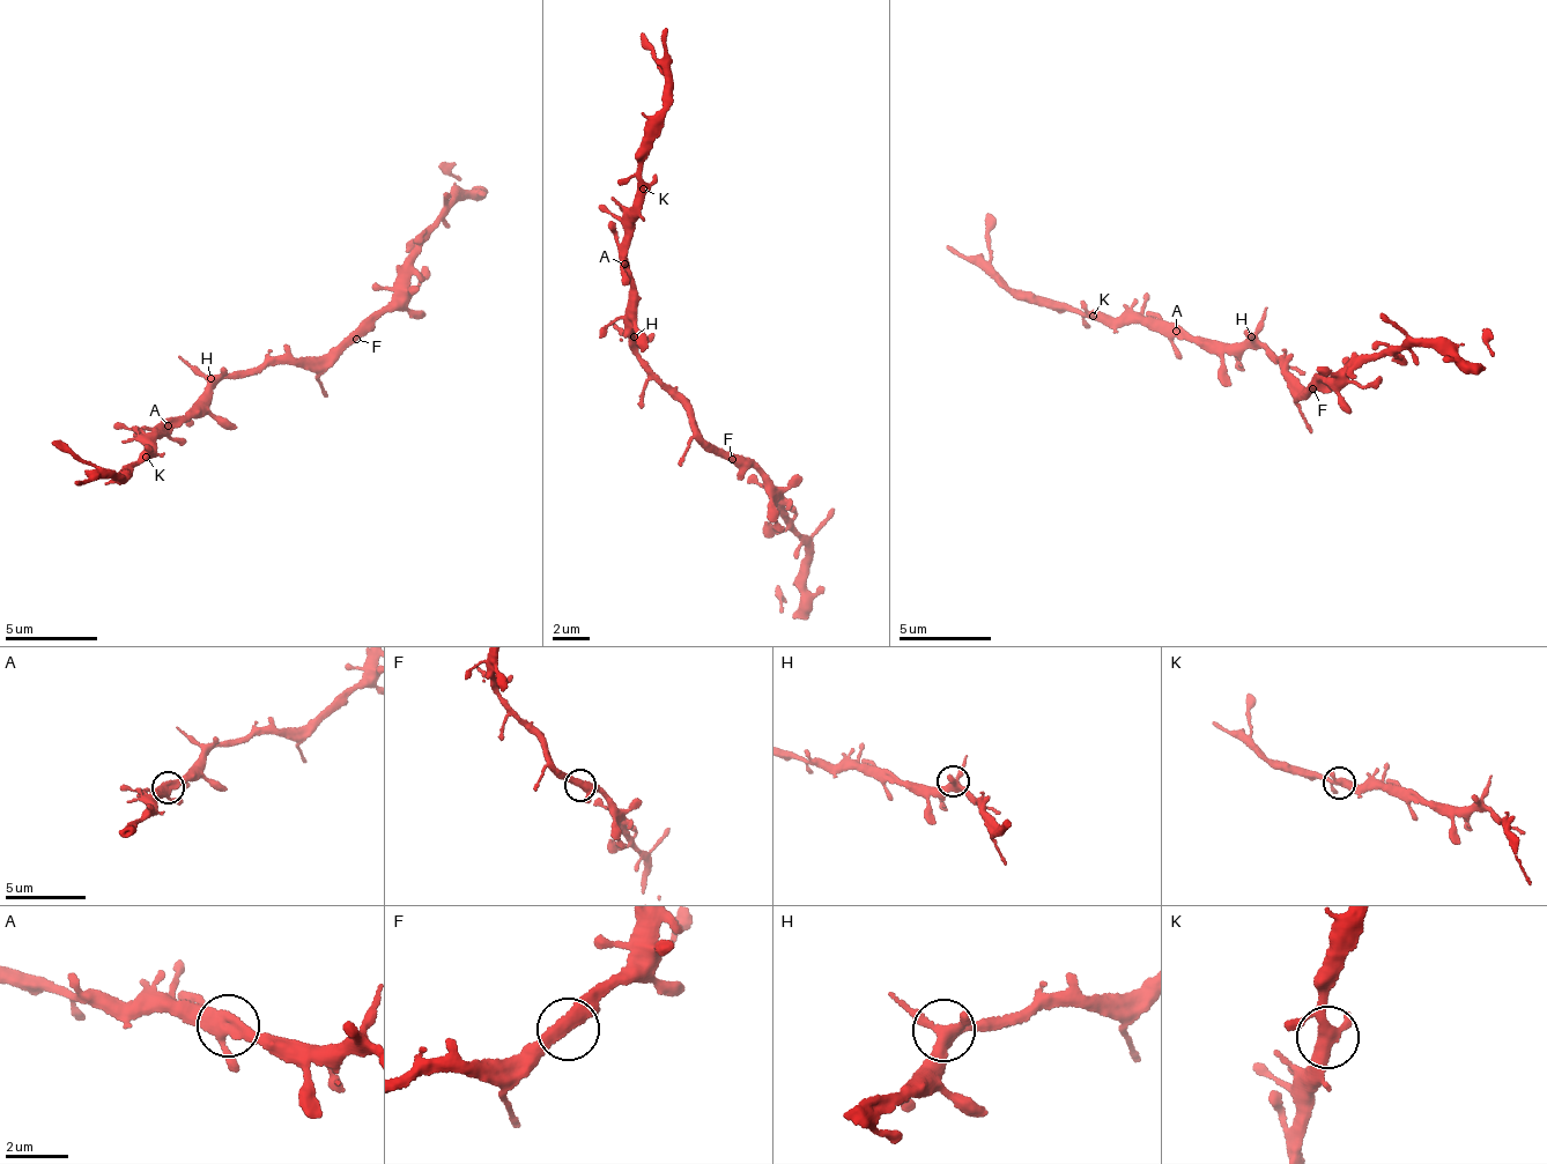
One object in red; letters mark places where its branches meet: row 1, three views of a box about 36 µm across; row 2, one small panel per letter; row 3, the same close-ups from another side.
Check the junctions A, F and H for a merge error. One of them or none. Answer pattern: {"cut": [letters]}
{"cut": []}

